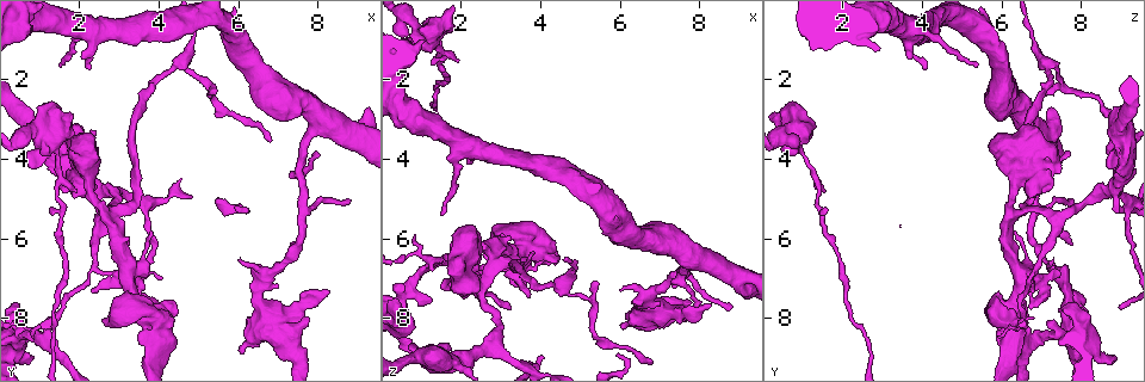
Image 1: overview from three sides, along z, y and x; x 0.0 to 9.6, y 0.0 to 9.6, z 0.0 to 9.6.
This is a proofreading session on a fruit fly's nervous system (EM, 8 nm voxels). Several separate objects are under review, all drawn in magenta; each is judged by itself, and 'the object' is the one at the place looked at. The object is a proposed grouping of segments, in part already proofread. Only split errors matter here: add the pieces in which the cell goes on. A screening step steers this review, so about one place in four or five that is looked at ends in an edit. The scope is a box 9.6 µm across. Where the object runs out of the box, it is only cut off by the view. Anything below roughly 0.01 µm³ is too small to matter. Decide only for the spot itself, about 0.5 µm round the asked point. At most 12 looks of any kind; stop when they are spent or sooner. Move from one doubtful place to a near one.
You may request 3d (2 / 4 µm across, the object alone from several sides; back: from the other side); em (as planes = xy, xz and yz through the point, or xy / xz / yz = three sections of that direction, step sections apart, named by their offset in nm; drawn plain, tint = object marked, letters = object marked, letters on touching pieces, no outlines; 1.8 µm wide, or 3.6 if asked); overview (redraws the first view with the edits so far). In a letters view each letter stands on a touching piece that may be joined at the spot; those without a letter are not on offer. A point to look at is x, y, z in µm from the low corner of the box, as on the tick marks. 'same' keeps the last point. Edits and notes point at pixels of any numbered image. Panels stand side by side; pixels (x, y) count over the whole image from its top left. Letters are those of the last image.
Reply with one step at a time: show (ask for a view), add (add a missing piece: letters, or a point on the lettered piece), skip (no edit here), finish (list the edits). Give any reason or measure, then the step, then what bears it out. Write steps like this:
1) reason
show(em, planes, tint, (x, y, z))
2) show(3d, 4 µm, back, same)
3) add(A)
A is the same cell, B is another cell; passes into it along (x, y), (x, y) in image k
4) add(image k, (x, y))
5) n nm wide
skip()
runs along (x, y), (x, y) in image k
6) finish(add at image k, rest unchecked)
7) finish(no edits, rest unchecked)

show(3d, 4 µm, (3.50, 7.75, 6.30))

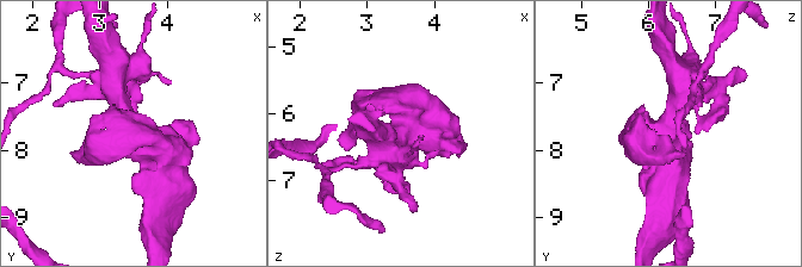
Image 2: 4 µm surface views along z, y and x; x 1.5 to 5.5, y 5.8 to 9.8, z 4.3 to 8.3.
show(em, planes, tint, (3.55, 7.75, 6.25))

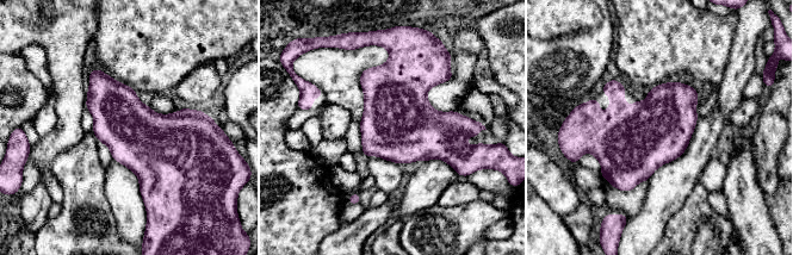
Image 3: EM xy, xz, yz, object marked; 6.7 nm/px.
what lies round it
show(em, planes, letters, same)

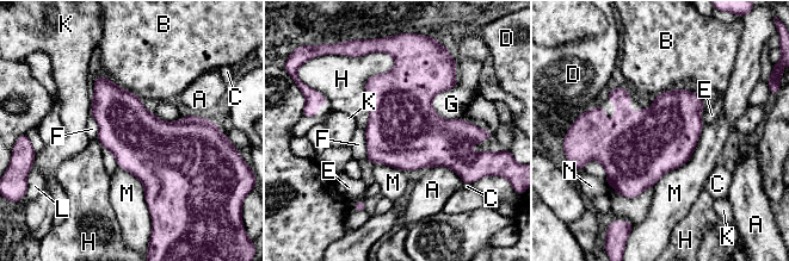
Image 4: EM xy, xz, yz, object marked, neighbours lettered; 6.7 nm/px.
skip()
A, B, C, D, E, F, G, H, K, L, M and N are other cells; border along (703, 124), (692, 155), (652, 187) in image 4; none of them fits

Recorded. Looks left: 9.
calibre changes
show(em, planes, letters, (7.95, 7.45, 7.80))

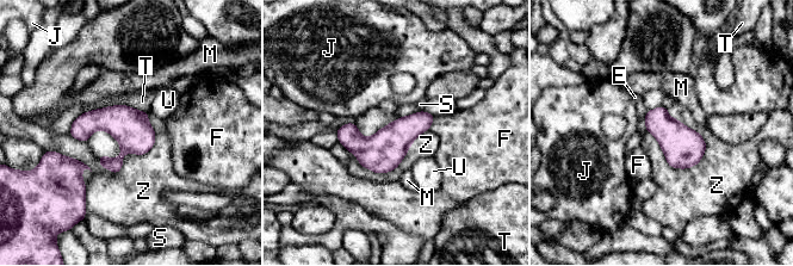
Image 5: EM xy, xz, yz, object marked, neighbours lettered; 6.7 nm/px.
Z touches over 440 nm
skip()
E, F, J, M, S, T, U and Z are other cells; none of them fits

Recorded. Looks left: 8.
branch stops here
show(3d, 4 µm, back, (8.00, 3.75, 7.65))

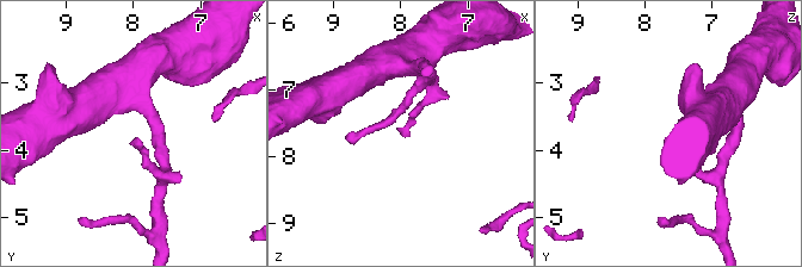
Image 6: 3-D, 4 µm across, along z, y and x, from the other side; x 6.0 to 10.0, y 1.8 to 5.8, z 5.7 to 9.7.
shape alone is not enough
show(em, xy, step 8, letters, (7.95, 3.85, 7.75))

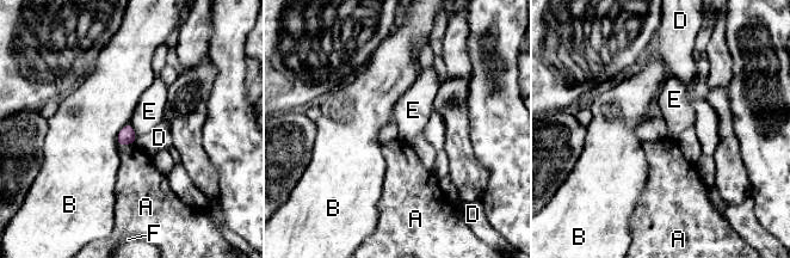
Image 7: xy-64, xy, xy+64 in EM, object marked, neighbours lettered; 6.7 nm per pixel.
110 nm wide
skip()
A, B, D, E and F are other cells; border along (129, 123), (136, 137) in image 7; no lettered piece goes on from it

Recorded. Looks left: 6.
branch stops here
show(em, xy, step 4, letters, (2.25, 1.75, 4.10))

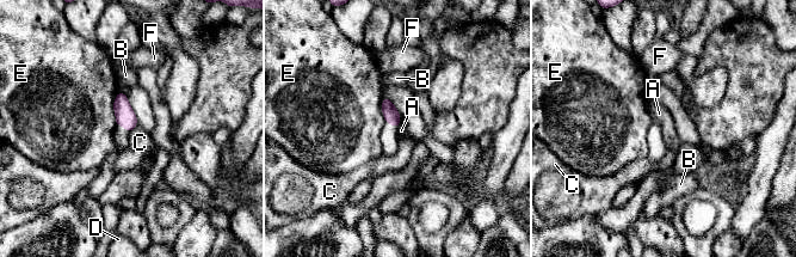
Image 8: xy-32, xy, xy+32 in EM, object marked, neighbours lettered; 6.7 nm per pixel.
show(em, planes, letters, same)

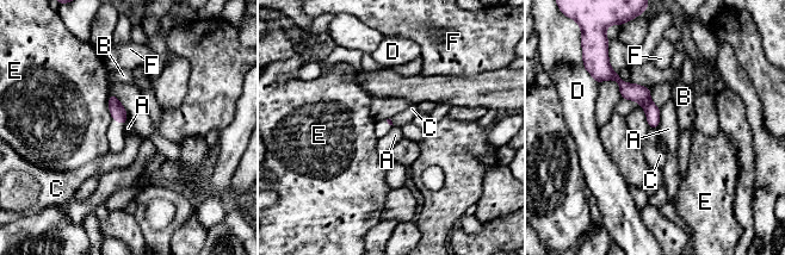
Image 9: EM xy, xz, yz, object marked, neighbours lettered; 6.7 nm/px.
skip()
A, B, C, D, E and F are other cells; border along (660, 109), (660, 123), (657, 125) in image 9; none of them fits

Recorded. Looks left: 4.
show(3d, 4 µm, (0.75, 4.20, 8.70))

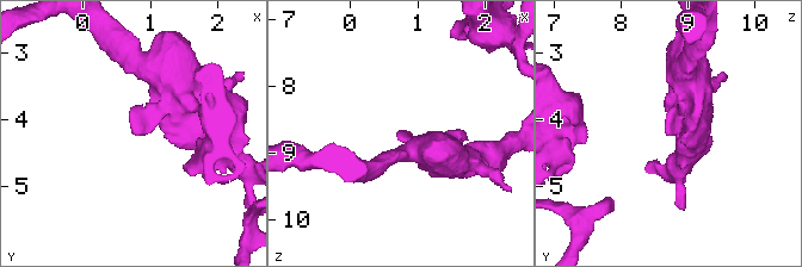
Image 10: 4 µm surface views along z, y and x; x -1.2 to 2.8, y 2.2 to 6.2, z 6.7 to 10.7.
need the tissue
show(em, planes, letters, (0.75, 4.25, 8.65))

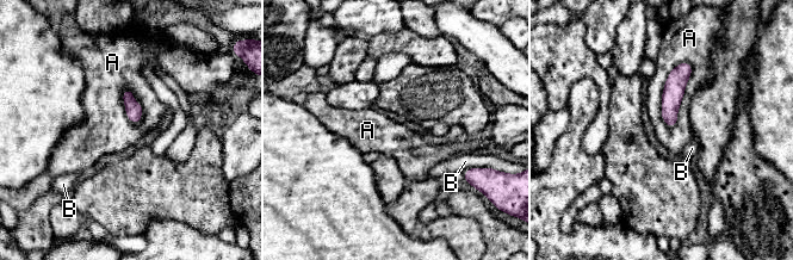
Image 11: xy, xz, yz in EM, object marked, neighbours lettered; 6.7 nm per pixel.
skip()
A and B are other cells; border along (685, 61), (691, 75), (670, 128) in image 11; none of them fits

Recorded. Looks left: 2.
finish(no edits, rest unchecked)

